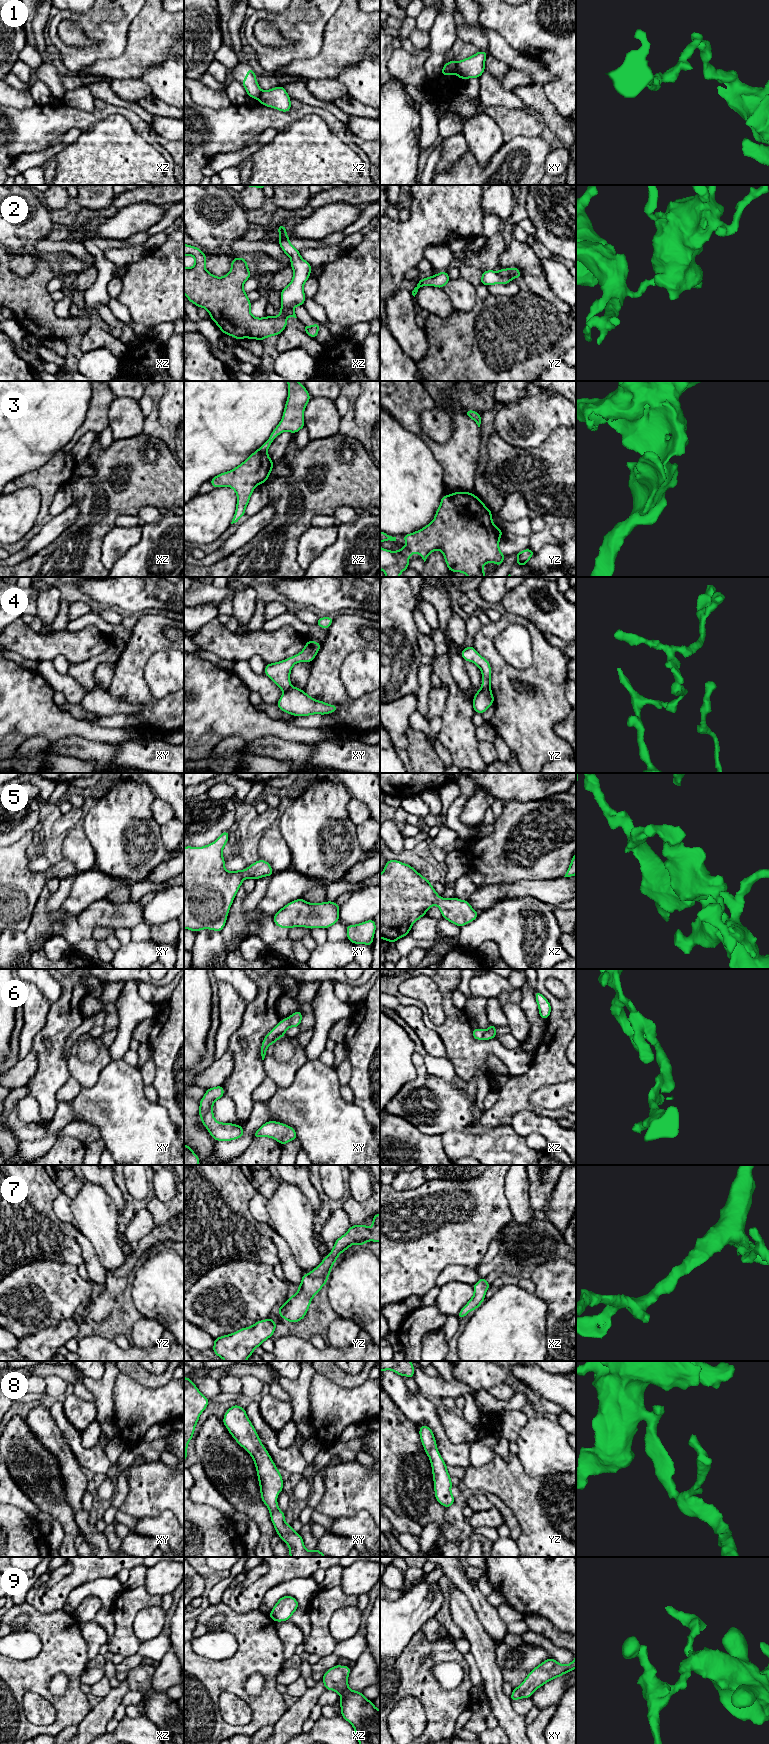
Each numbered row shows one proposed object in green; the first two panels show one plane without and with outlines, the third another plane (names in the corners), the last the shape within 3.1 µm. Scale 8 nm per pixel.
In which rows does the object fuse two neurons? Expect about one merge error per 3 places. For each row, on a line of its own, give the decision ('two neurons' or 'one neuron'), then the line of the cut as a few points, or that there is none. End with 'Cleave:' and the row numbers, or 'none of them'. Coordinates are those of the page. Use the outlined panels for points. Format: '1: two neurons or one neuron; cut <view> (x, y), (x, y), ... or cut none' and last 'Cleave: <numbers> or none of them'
1: two neurons; cut xy (455, 62), (456, 73)
2: two neurons; cut yz (499, 271), (502, 275), (511, 278)
3: one neuron; cut none
4: two neurons; cut yz (481, 688), (489, 690)
5: one neuron; cut none
6: one neuron; cut none
7: one neuron; cut none
8: one neuron; cut none
9: one neuron; cut none
Cleave: 1, 2, 4

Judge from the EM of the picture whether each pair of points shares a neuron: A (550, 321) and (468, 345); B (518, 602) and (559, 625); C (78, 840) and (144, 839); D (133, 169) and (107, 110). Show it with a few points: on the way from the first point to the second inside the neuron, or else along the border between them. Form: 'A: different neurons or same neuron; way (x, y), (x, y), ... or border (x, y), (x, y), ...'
A: same neuron; way (530, 334), (524, 334), (502, 345), (488, 345)
B: same neuron; way (528, 603), (536, 611), (543, 615), (549, 615)
C: different neurons; border (80, 823), (94, 852), (94, 863)
D: different neurons; border (131, 124), (124, 117), (111, 114), (89, 128)

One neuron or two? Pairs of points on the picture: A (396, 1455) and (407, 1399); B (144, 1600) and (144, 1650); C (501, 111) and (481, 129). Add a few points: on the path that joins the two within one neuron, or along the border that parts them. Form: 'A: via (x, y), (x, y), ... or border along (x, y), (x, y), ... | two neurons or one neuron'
A: border along (390, 1396), (396, 1406), (418, 1428) | two neurons
B: border along (142, 1642), (136, 1653) | two neurons
C: border along (482, 110), (495, 121), (502, 133), (502, 140) | two neurons

